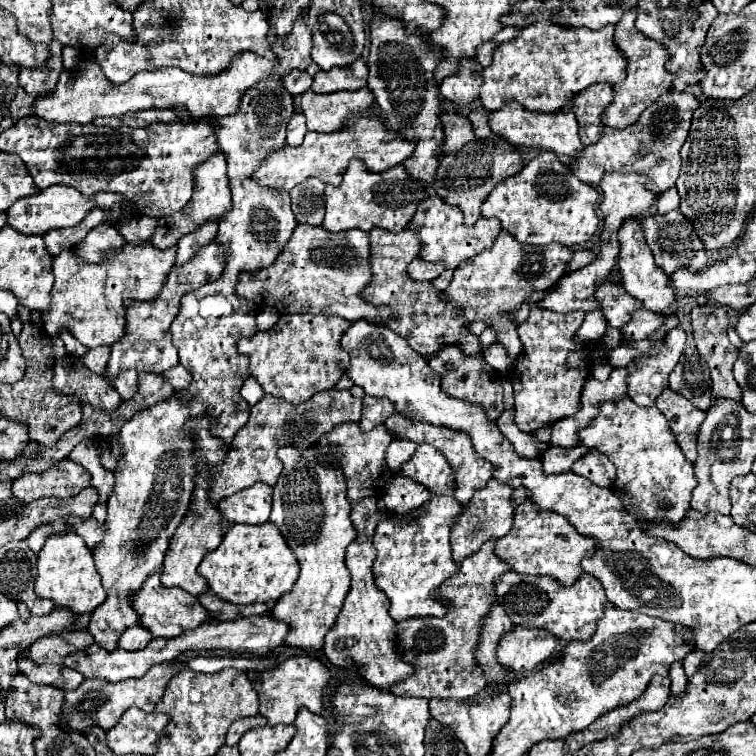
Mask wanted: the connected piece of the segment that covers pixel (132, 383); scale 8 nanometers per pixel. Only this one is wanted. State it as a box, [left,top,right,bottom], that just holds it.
[112,371,138,399]

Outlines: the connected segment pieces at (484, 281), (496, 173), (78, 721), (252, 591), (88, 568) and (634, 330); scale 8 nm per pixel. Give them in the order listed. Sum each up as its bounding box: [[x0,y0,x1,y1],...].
[[444,231,572,359],[432,109,522,225],[60,663,186,733],[198,523,298,605],[34,531,106,617],[622,309,664,341]]

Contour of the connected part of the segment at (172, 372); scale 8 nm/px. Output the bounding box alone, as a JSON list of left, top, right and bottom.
[162,365,192,389]

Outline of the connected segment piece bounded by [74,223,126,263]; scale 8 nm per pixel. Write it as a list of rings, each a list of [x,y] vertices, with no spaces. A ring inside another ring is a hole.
[[[108,223],[98,225],[88,233],[88,237],[74,247],[74,251],[84,259],[84,261],[102,261],[110,249],[119,249],[124,246],[124,237]]]

